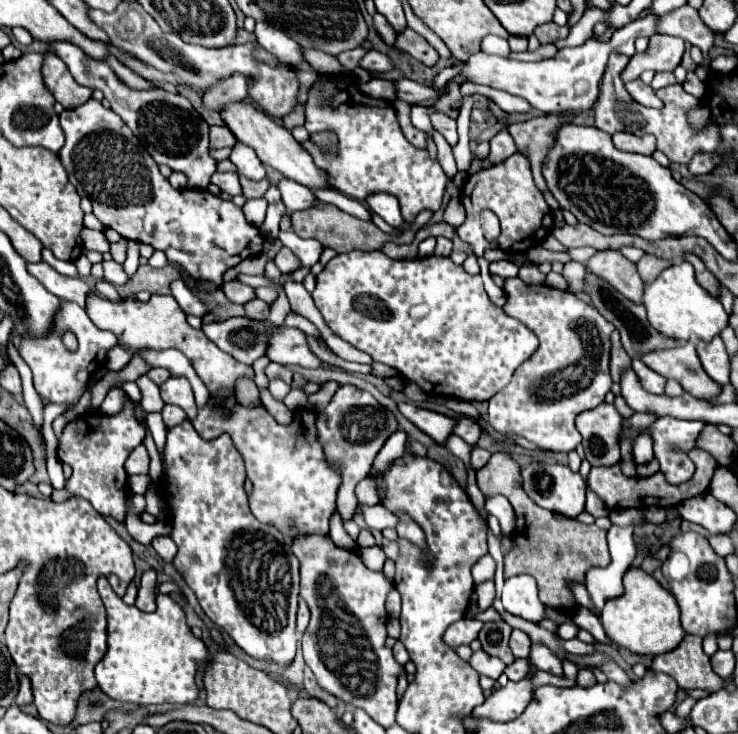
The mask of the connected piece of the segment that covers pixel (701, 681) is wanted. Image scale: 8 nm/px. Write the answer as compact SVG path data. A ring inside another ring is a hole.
M690 634L674 650L654 656L650 670L672 676L680 688L716 692L722 686L722 678L714 674L710 658L702 650L702 638Z

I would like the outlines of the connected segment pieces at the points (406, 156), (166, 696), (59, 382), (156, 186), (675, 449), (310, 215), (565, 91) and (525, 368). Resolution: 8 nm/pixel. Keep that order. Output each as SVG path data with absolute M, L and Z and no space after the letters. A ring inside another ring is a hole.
M318 74L318 80L308 90L308 100L304 104L306 112L306 130L316 132L334 132L338 138L336 152L320 152L308 140L304 148L314 156L318 168L330 174L332 188L338 192L364 202L370 194L386 192L398 198L402 208L402 218L412 224L416 214L424 208L436 212L442 204L444 188L448 184L446 172L442 166L428 156L426 150L414 148L402 134L396 120L396 110L392 102L376 100L360 92L354 76L324 76Z
M106 576L98 578L98 592L108 612L108 650L104 658L96 664L96 682L98 686L116 702L122 704L194 704L198 698L196 686L196 672L202 664L208 662L210 654L202 638L196 638L186 626L186 612L184 608L170 596L158 594L156 596L156 610L142 612L136 606L128 606L108 584Z
M70 302L62 304L62 310L58 314L58 330L72 330L76 334L78 338L76 352L68 352L66 348L62 348L62 342L58 340L56 334L50 334L50 338L22 338L22 346L18 352L34 374L36 392L52 404L64 404L66 412L72 412L78 400L82 398L82 394L86 392L86 384L90 376L98 372L100 368L104 368L106 352L112 346L116 346L116 338L112 332L100 330L98 326L94 326L86 310Z
M90 98L78 108L64 110L60 114L60 126L66 134L66 142L58 152L60 162L66 168L68 178L78 194L86 196L92 202L94 216L106 228L114 228L126 240L150 244L152 248L166 252L168 262L184 266L194 280L212 280L218 286L222 284L222 274L228 268L234 268L248 256L260 254L264 238L256 226L246 222L242 208L234 206L228 200L212 196L206 190L174 190L160 174L158 164L144 150L134 132L122 122L118 114L114 114L110 108L104 108L98 100Z
M663 416L641 431L650 432L654 438L654 454L660 462L660 472L664 472L668 482L686 482L694 474L694 464L688 458L688 450L696 446L694 440L702 426L704 422L698 420L694 422Z
M314 200L314 206L302 210L302 212L292 212L292 230L300 238L314 238L318 240L324 248L332 248L336 252L352 252L352 250L382 250L382 246L388 242L386 234L376 228L372 222L358 220L340 208Z
M646 14L642 18L636 18L634 22L626 24L624 28L616 30L608 42L598 42L598 40L588 40L582 46L574 48L562 48L560 54L556 54L550 60L540 60L540 62L518 62L510 58L500 58L500 56L490 56L484 52L472 54L468 60L456 60L454 68L460 68L460 76L464 76L468 82L474 84L486 84L498 90L504 90L508 94L520 96L528 100L536 110L542 114L560 114L560 112L586 112L592 108L594 100L598 98L600 90L600 78L606 70L610 52L620 52L626 56L634 56L634 40L638 36L650 38L656 34L658 28L658 16L656 14Z
M516 276L516 278L504 280L504 292L506 292L504 312L512 318L518 318L522 324L526 324L540 340L540 346L526 362L518 366L510 384L490 398L488 424L500 434L510 434L510 432L518 434L540 448L554 450L554 452L570 452L582 440L580 432L574 426L576 416L582 410L590 410L602 404L606 392L610 392L612 388L608 362L610 362L610 334L614 326L606 322L606 318L602 318L594 306L586 304L570 290L562 292L544 284L538 284L538 286L526 284Z

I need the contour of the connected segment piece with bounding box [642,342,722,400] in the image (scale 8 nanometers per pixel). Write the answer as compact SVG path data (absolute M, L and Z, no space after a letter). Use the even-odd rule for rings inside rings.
M686 342L670 350L648 352L642 356L642 362L654 372L658 372L660 376L678 380L684 392L696 398L714 400L722 392L722 386L702 370L702 364L698 362L698 356L694 350L694 342Z

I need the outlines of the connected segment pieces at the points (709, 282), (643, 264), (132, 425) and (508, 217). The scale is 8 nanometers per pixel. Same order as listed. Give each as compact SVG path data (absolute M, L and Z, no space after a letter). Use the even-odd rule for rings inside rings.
M688 254L686 258L694 268L696 268L696 278L702 286L706 286L706 290L710 290L714 296L718 296L718 280L714 278L714 274L710 270L706 270L706 266L700 262L700 258L694 258L694 254Z
M644 254L644 258L636 264L636 268L638 268L638 274L640 274L642 282L644 284L650 284L660 274L660 270L664 270L670 264L674 264L674 262L672 260L660 260L660 258L654 258L654 256Z
M132 402L126 404L126 410L122 414L116 414L114 418L106 418L106 414L88 414L76 422L68 422L64 428L64 434L60 436L60 446L58 446L58 458L64 464L72 466L72 476L68 478L68 492L72 496L88 500L102 516L114 516L116 520L126 518L126 470L124 462L130 456L130 452L142 444L144 440L144 428L136 422Z
M518 152L488 170L470 174L464 184L460 200L466 208L466 222L458 228L458 236L460 240L471 245L473 253L478 258L482 257L485 250L493 248L500 248L506 252L526 252L528 248L542 244L542 240L550 234L554 226L550 206L546 204L542 192L534 186L530 162L526 162L526 158L522 158L522 154ZM486 208L498 216L502 226L502 234L494 244L486 242L479 223L478 216Z

